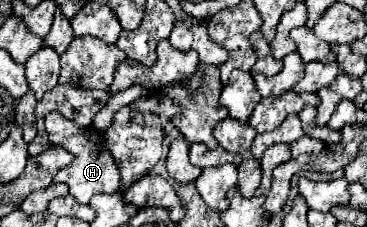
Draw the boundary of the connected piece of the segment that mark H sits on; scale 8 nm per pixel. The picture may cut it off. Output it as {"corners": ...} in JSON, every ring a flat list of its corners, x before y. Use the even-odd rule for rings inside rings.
{"corners":[[54,111,46,117,46,131,52,139,52,147,66,149,74,155,72,163,58,171,54,183,66,183,70,187,70,195,76,197,80,203,90,203,92,195,96,193,116,193,120,189,120,169,116,167,112,153,104,145,104,135,98,129,76,127,72,119,64,119,64,115]]}

